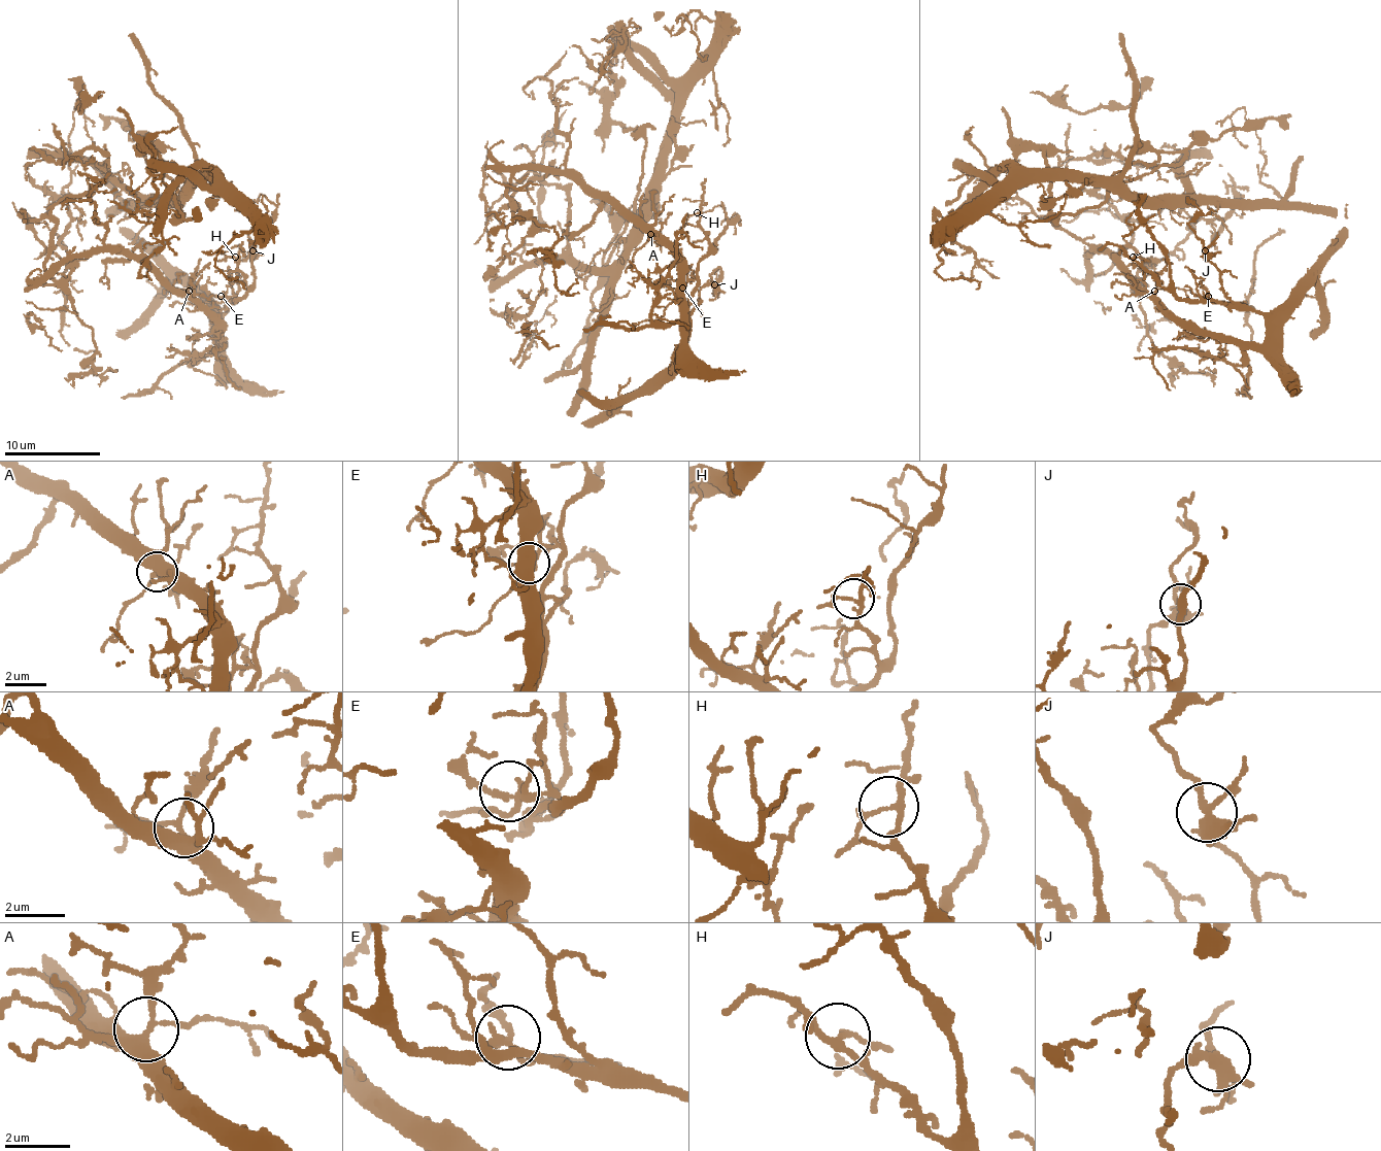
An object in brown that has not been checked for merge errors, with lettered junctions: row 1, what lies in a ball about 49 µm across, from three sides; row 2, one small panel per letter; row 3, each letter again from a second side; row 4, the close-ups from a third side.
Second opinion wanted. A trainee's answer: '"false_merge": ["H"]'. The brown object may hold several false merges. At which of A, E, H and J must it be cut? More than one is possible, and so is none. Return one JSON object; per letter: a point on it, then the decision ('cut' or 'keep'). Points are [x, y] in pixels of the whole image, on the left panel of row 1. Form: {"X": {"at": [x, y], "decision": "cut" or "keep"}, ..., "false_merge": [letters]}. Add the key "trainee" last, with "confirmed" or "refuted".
{"A": {"at": [189, 291], "decision": "keep"}, "E": {"at": [221, 296], "decision": "keep"}, "H": {"at": [235, 257], "decision": "keep"}, "J": {"at": [253, 250], "decision": "keep"}, "false_merge": [], "trainee": "refuted"}

